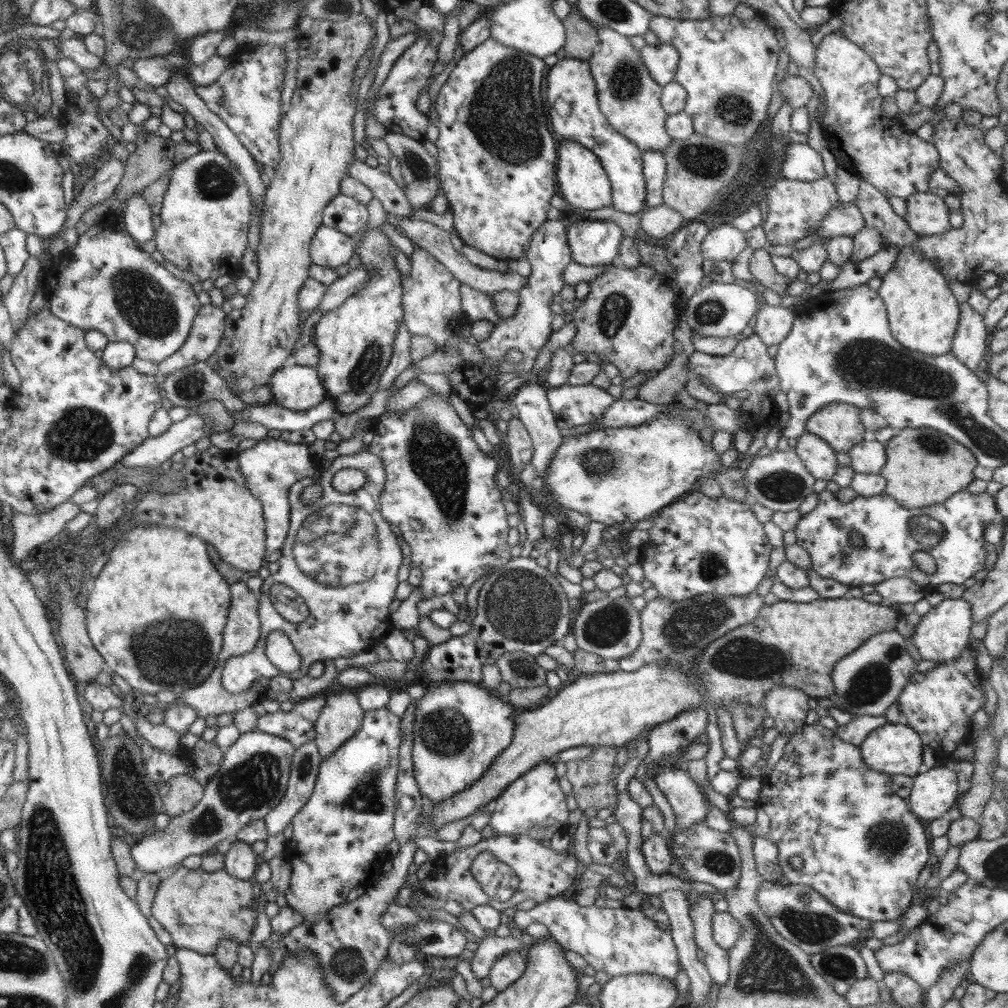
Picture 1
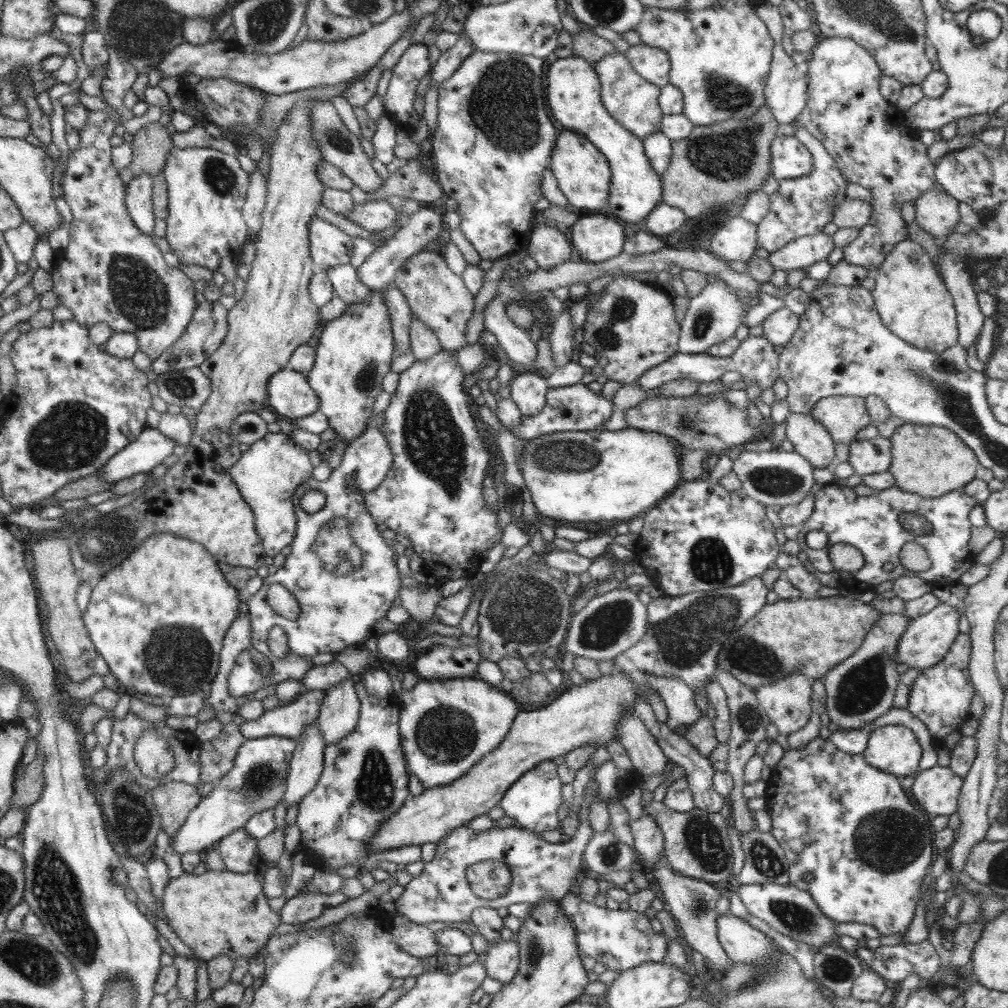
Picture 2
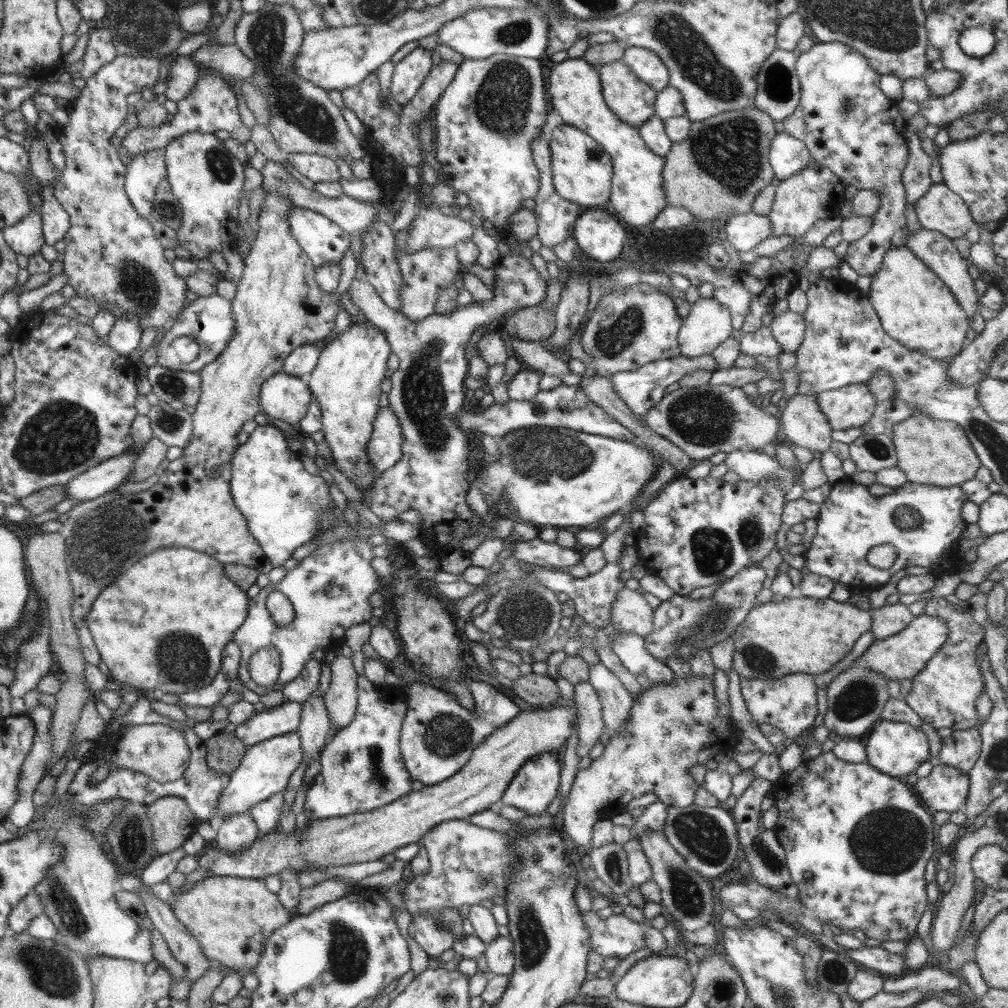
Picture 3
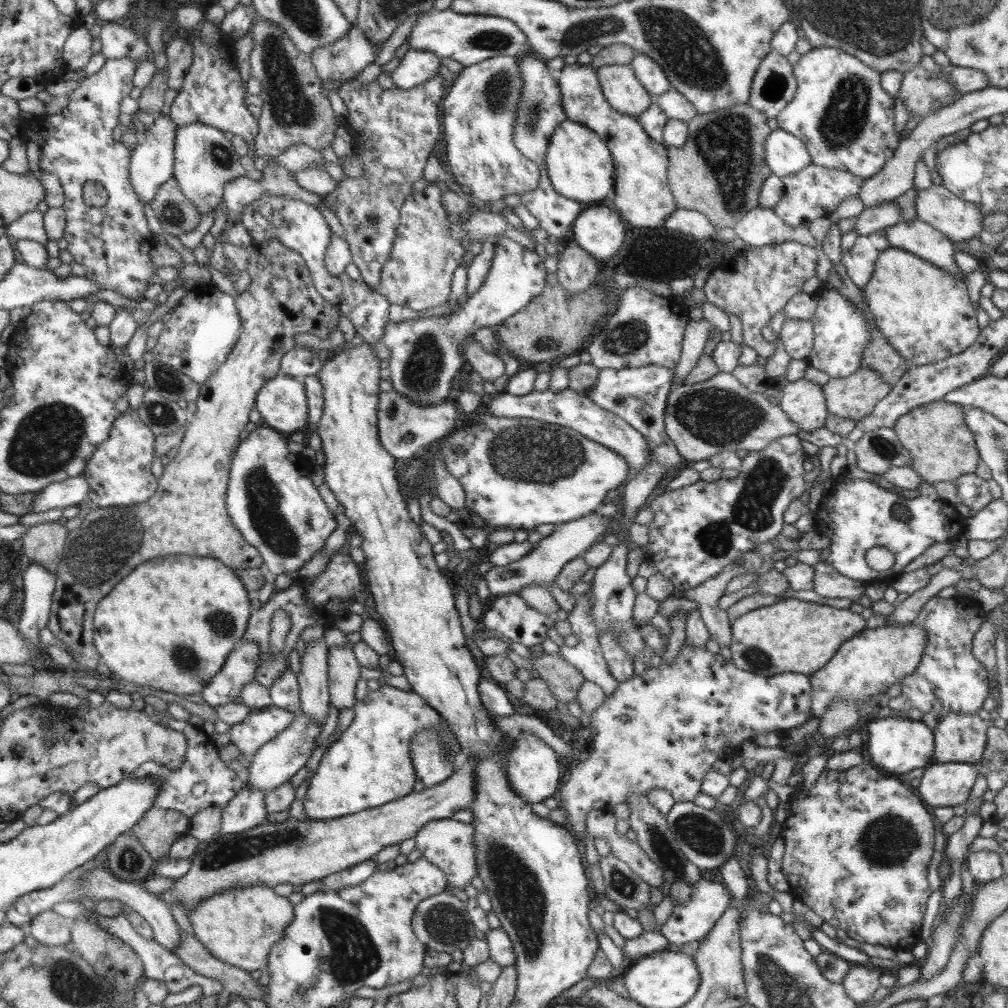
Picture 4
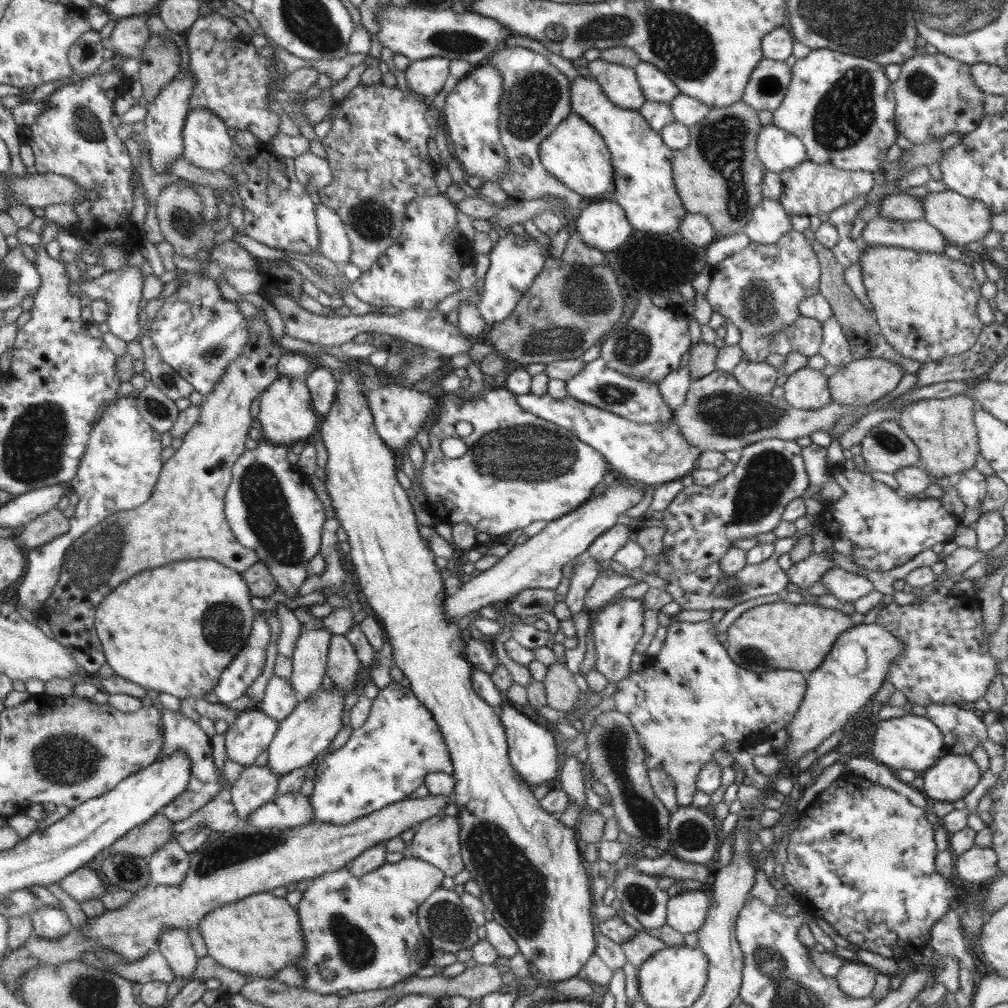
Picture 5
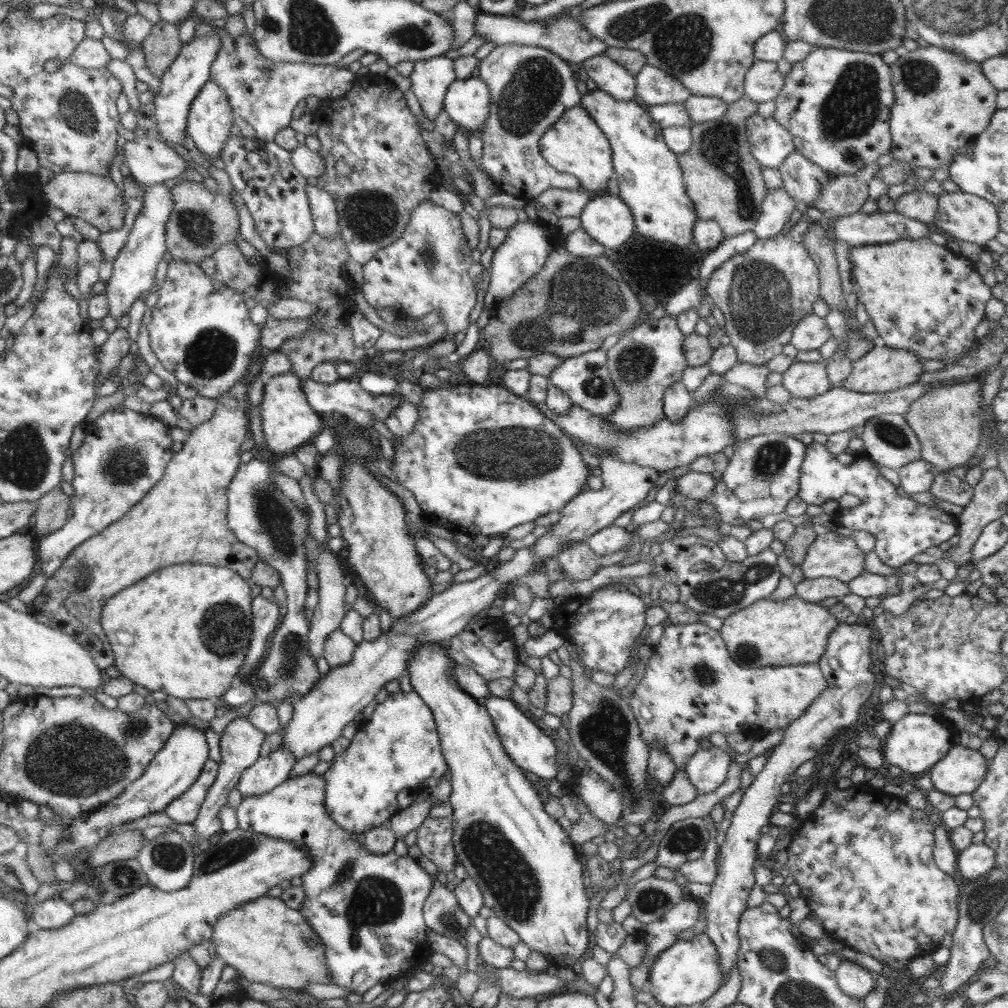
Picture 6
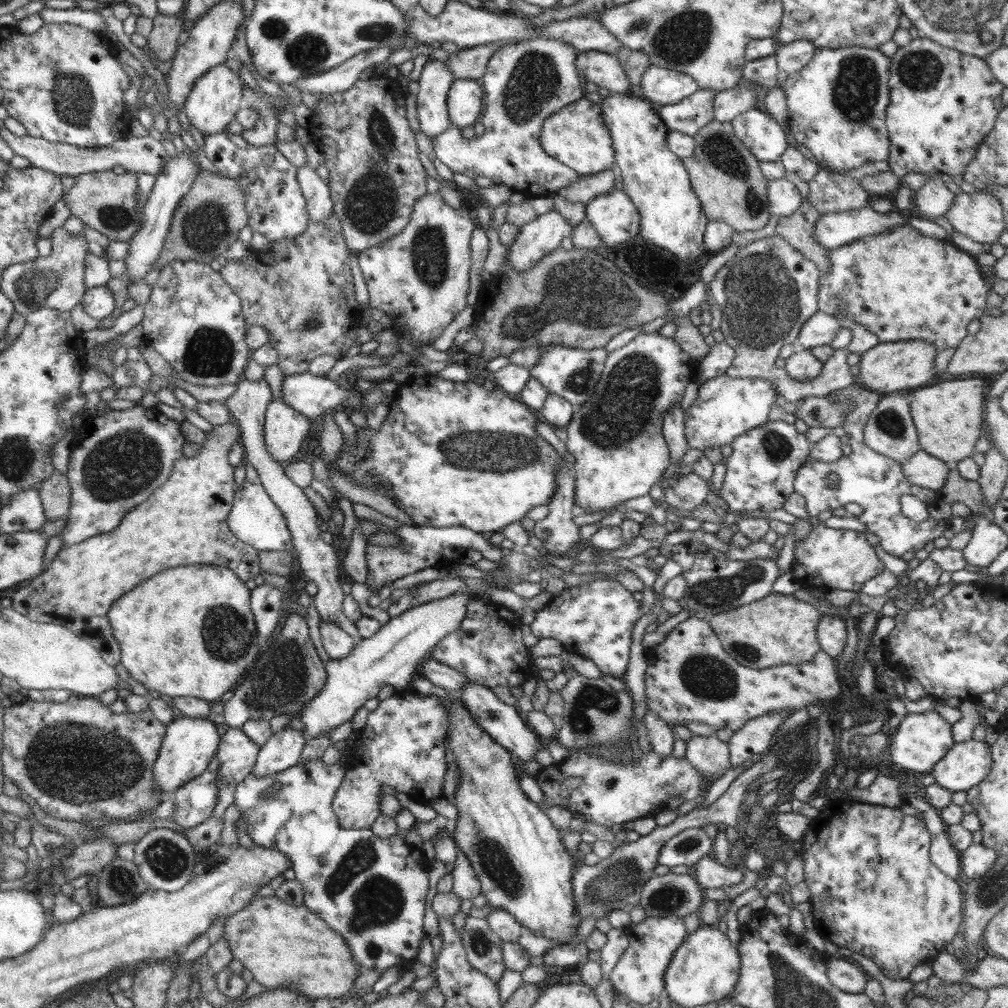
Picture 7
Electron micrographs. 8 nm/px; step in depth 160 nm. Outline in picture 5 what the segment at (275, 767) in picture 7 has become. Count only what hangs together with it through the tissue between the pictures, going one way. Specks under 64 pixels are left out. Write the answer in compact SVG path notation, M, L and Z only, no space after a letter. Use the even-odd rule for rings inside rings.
M268 765L243 767L238 780L230 787L231 799L240 820L247 822L247 816L251 812L256 811L257 808L260 808L260 806L265 805L271 798L274 798L278 785L279 776Z

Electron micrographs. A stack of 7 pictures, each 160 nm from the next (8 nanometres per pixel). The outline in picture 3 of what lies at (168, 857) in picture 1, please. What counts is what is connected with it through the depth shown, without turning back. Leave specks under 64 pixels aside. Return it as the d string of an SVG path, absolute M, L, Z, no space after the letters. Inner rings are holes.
M297 730L273 736L268 740L249 746L238 768L230 773L229 785L221 792L215 820L211 818L211 820L200 821L215 825L218 820L246 812L257 802L268 800L273 794L282 793L288 787L290 776L302 762L302 750L299 747L300 740Z

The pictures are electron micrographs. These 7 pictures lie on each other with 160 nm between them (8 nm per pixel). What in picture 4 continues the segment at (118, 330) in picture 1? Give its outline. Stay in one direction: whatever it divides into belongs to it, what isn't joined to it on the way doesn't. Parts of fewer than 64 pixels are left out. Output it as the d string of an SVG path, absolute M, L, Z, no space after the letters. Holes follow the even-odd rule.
M144 57L138 61L128 58L114 59L96 74L87 76L80 86L67 96L68 106L60 113L46 114L40 126L40 134L24 134L23 143L34 142L40 147L39 170L55 174L61 182L64 193L63 209L65 210L66 226L63 237L68 241L67 251L72 258L86 268L86 278L98 284L101 289L114 290L132 300L144 298L142 294L148 287L152 275L157 276L158 270L150 261L150 250L158 239L148 227L144 216L143 204L130 182L129 166L131 151L112 138L114 129L120 123L120 102L128 96L133 85L133 77L138 64L143 61L154 62L154 57ZM86 182L102 184L108 192L108 200L104 206L88 206L82 199L82 190Z

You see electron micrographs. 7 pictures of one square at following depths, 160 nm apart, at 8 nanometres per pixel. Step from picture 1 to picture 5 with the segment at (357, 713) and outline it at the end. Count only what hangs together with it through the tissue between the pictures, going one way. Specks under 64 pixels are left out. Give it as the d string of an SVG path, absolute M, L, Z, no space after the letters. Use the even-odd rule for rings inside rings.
M332 634L327 652L327 675L345 694L356 688L362 664L345 635Z

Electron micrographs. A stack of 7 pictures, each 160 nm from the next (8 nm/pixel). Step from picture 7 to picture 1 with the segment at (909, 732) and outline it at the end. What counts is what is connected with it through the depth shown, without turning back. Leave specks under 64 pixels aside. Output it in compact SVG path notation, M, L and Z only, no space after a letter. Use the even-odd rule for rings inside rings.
M904 721L897 724L887 722L884 726L872 730L859 749L864 764L878 772L892 776L906 774L906 776L915 777L921 771L924 746L918 733Z

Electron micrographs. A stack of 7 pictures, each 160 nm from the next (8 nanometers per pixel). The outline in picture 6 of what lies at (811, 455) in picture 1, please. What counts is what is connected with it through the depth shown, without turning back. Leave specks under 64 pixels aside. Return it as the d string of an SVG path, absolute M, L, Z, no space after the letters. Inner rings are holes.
M796 361L782 373L783 386L789 390L792 397L812 398L825 394L832 383L826 374L826 361L806 362Z

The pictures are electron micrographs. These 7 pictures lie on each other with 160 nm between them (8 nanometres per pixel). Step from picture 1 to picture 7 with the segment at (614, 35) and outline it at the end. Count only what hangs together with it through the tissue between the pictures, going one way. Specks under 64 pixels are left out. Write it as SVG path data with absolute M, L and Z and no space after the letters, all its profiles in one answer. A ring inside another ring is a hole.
M590 50L586 54L577 54L575 64L583 82L594 82L612 93L629 93L632 85L614 55Z

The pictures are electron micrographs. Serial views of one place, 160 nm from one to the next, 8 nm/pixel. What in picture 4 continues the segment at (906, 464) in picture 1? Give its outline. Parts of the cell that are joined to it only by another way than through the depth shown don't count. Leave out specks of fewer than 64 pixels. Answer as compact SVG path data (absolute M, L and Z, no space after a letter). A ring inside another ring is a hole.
M943 398L910 410L893 426L900 442L911 452L912 470L928 483L954 482L960 476L975 474L981 463L975 438L966 424L963 407Z

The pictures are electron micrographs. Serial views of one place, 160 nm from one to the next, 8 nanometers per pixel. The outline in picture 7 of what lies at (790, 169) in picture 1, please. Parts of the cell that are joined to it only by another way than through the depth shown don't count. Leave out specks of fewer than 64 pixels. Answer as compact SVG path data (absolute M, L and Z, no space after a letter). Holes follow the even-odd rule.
M758 108L738 115L731 124L736 138L759 161L780 161L781 154L789 148L782 126Z

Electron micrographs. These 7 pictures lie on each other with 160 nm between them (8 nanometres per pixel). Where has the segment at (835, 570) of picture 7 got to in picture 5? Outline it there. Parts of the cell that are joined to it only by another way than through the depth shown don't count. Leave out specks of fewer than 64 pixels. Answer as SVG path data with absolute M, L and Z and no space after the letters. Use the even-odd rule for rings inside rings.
M812 554L805 560L793 563L785 573L792 583L800 588L810 588L815 582L821 580L822 575L835 564L826 554Z

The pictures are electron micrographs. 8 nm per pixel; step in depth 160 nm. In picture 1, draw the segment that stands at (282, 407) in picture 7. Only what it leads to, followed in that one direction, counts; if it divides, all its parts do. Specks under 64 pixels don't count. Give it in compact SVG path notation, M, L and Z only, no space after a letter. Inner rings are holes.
M284 365L272 373L268 386L275 401L290 410L312 409L327 397L316 369L308 366Z

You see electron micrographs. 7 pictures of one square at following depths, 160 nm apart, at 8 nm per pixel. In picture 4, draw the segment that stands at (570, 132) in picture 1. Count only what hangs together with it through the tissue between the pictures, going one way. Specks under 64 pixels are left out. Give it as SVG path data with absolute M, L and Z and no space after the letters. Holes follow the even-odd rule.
M565 65L558 80L568 119L592 130L610 149L614 165L614 209L632 226L658 228L676 210L677 204L668 186L667 147L646 135L637 117L622 114L609 106L596 69L588 65Z

